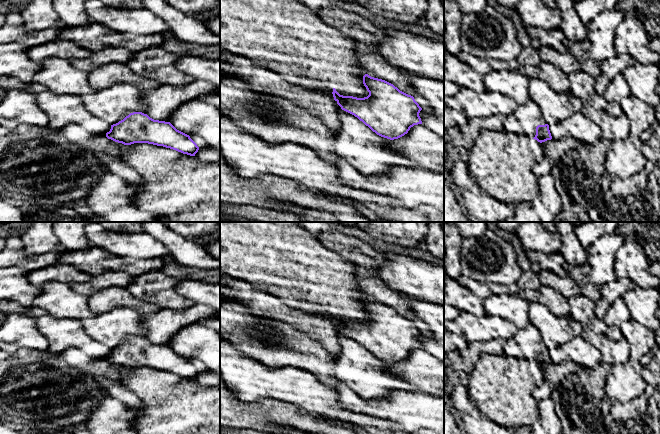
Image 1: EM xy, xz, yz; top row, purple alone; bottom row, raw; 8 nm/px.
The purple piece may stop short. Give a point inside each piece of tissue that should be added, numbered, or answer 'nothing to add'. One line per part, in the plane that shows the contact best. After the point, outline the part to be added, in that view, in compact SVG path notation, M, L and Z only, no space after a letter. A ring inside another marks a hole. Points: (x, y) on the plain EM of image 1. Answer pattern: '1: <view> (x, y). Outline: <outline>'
1: yz (524, 344). Outline: M532 324L519 329L513 337L503 342L504 355L525 358L532 363L536 359L536 351L545 348L541 333Z

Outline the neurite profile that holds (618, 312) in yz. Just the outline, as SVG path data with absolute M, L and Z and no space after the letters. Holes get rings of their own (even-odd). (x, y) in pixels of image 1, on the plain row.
M622 297L617 298L610 306L607 314L603 318L603 321L608 326L606 336L615 341L619 341L623 338L623 334L620 329L622 322L631 319L631 314L623 301Z

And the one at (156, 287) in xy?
M161 271L132 276L132 280L127 290L138 299L152 303L159 308L184 310L194 305L192 300L176 291L175 287L179 280Z

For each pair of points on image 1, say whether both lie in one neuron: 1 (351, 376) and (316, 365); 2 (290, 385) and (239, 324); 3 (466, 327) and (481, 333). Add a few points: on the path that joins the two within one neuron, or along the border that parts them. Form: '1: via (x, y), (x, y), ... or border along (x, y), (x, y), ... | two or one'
1: border along (333, 356), (331, 361), (334, 375), (340, 382) | two
2: border along (254, 360), (269, 367), (300, 368) | two
3: via (470, 327), (477, 329) | one

